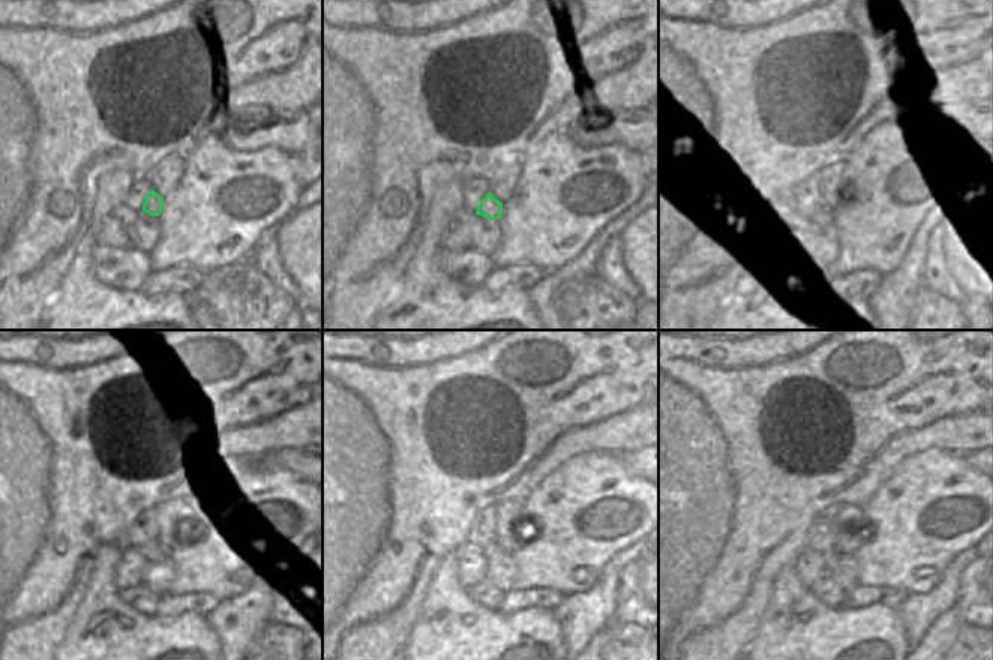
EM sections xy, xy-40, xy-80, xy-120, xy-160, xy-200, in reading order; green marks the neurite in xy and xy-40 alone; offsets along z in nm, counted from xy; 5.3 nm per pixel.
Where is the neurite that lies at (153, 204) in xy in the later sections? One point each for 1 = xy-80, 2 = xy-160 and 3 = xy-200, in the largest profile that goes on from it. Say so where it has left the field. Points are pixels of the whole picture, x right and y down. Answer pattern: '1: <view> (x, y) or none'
1: xy-80 (821, 212)
2: xy-160 (492, 552)
3: xy-200 (830, 557)

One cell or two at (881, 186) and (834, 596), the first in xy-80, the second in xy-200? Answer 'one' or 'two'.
two

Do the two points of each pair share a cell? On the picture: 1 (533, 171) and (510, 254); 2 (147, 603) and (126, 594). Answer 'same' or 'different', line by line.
1: same
2: same

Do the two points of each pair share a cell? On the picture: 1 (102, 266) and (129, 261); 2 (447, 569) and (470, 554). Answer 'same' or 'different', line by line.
1: same
2: different

